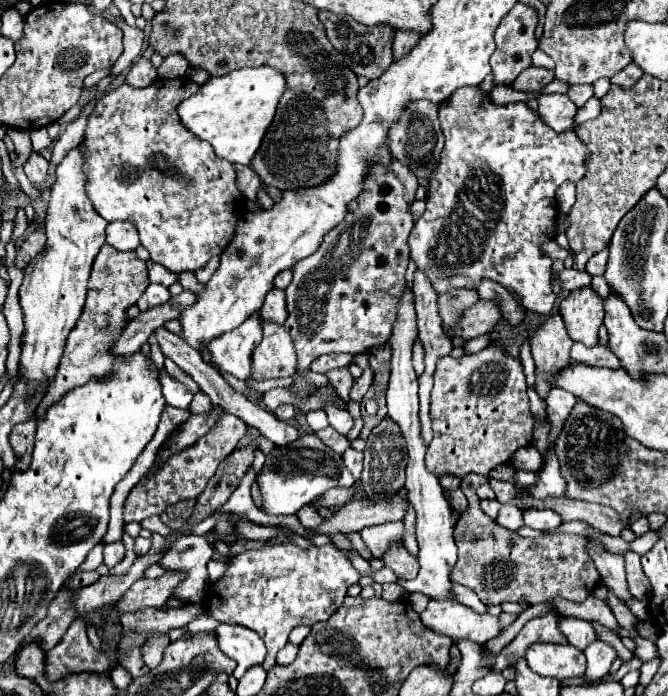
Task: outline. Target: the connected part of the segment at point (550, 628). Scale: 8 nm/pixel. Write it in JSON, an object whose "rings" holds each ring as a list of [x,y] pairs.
{"rings":[[[545,613],[541,617],[533,617],[531,621],[527,621],[519,635],[499,653],[493,671],[503,671],[505,667],[509,667],[511,663],[507,657],[525,655],[525,651],[533,643],[567,643],[565,635],[559,631],[559,619],[559,613]]]}

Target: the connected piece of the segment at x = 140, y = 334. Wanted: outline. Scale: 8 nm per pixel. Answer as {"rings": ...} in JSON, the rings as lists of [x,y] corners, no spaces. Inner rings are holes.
{"rings":[[[183,291],[177,297],[171,297],[165,305],[153,307],[149,311],[139,313],[133,321],[129,321],[129,325],[125,327],[123,335],[115,341],[113,353],[115,355],[131,355],[137,353],[141,349],[141,345],[147,341],[149,333],[157,327],[163,327],[165,321],[171,319],[179,319],[181,311],[185,307],[191,307],[197,301],[197,293],[193,291]]]}

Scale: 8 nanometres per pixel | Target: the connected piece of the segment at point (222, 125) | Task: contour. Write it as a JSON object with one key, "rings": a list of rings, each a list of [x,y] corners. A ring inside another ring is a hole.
{"rings":[[[269,65],[237,69],[223,77],[211,77],[201,85],[199,93],[179,105],[179,115],[191,133],[213,145],[217,157],[251,167],[251,159],[275,117],[285,87],[285,75]]]}

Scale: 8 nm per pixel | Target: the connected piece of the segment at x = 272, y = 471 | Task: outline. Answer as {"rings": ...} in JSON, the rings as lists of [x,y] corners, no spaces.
{"rings":[[[307,433],[287,447],[275,447],[267,455],[263,473],[257,477],[257,481],[263,493],[265,513],[275,513],[275,515],[297,513],[303,505],[309,505],[327,489],[351,487],[355,483],[341,455],[335,451],[329,451],[329,447],[325,447],[315,433]]]}

